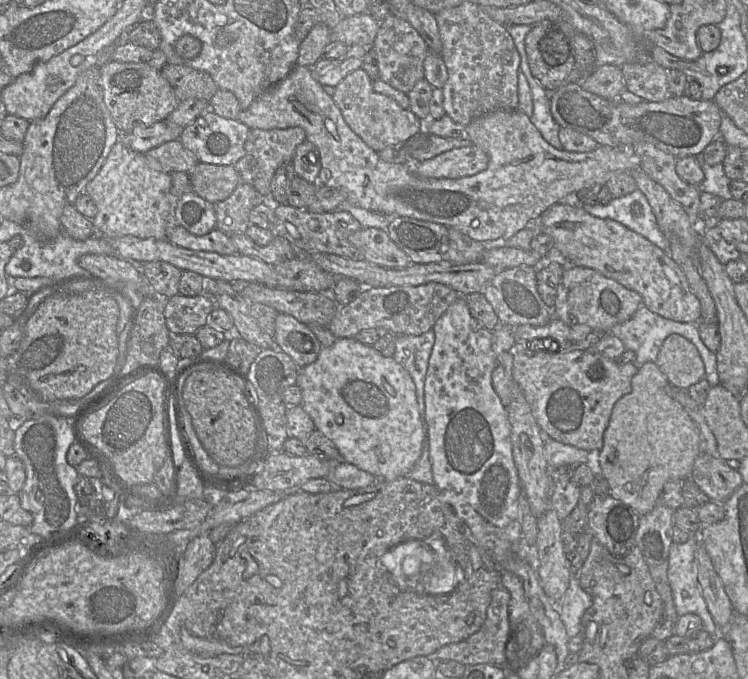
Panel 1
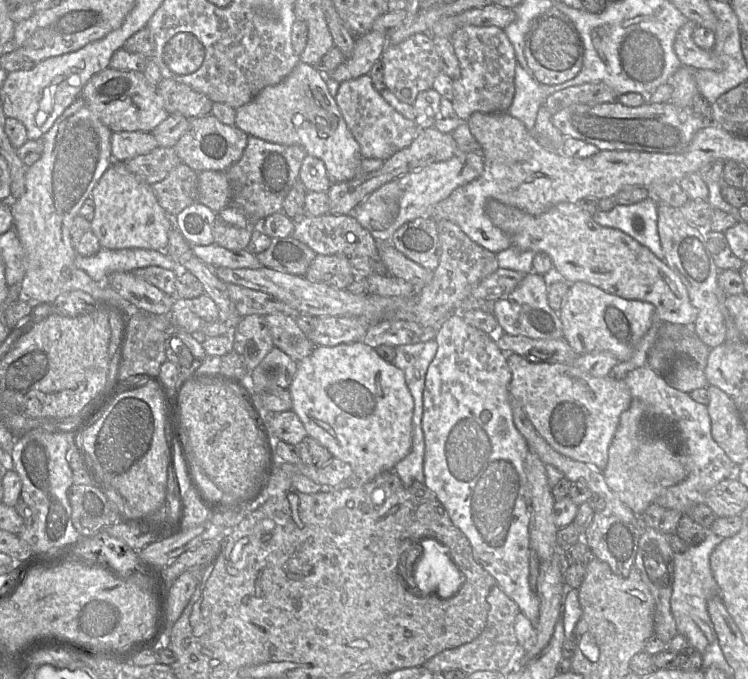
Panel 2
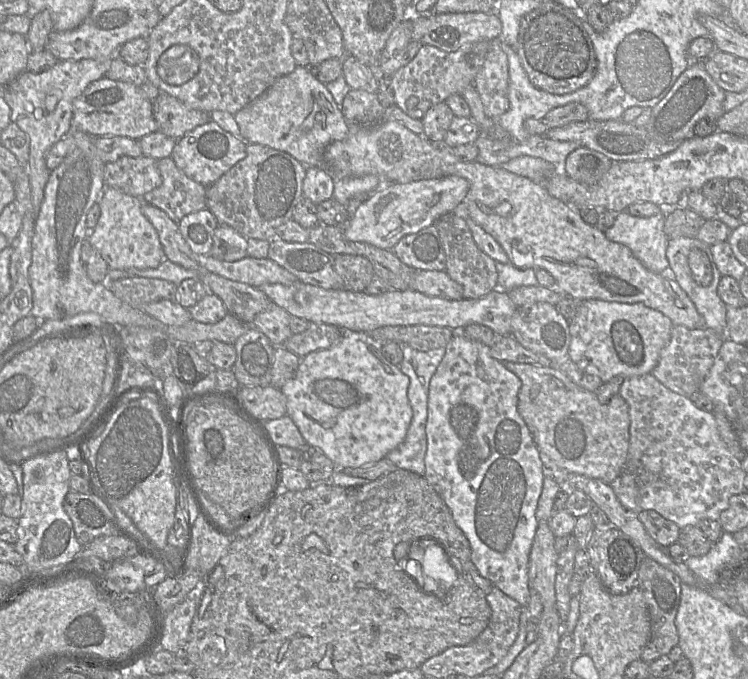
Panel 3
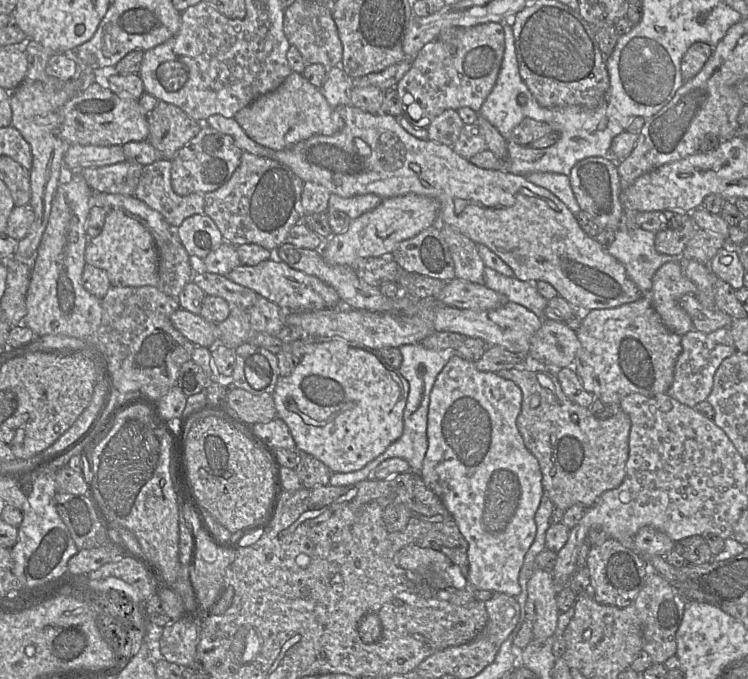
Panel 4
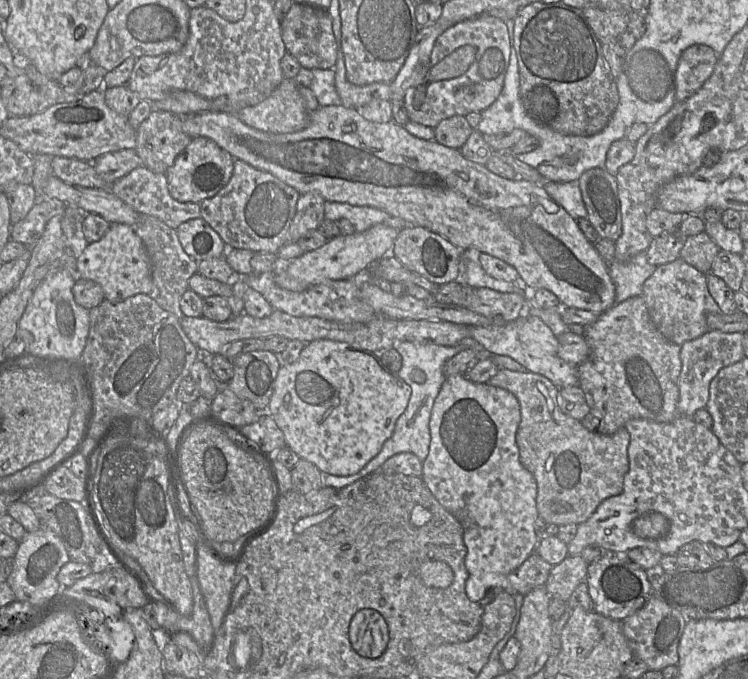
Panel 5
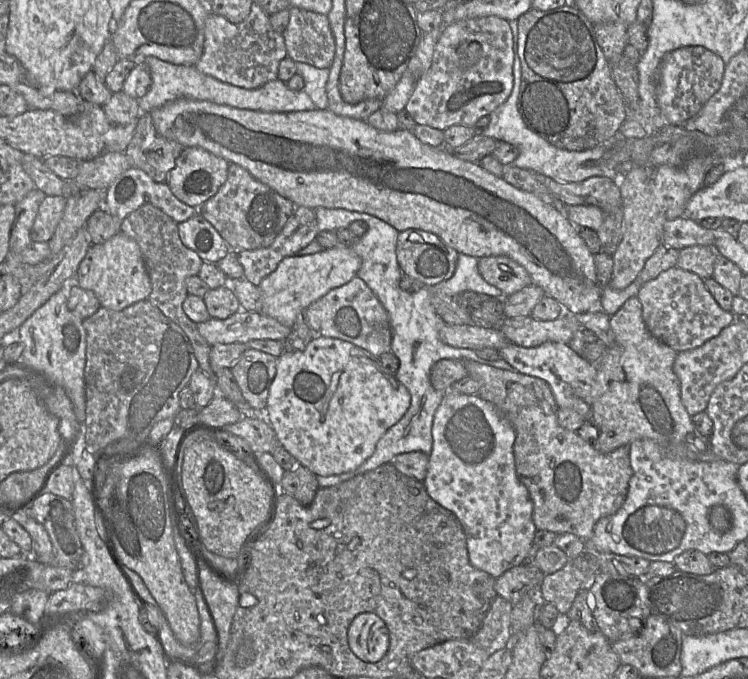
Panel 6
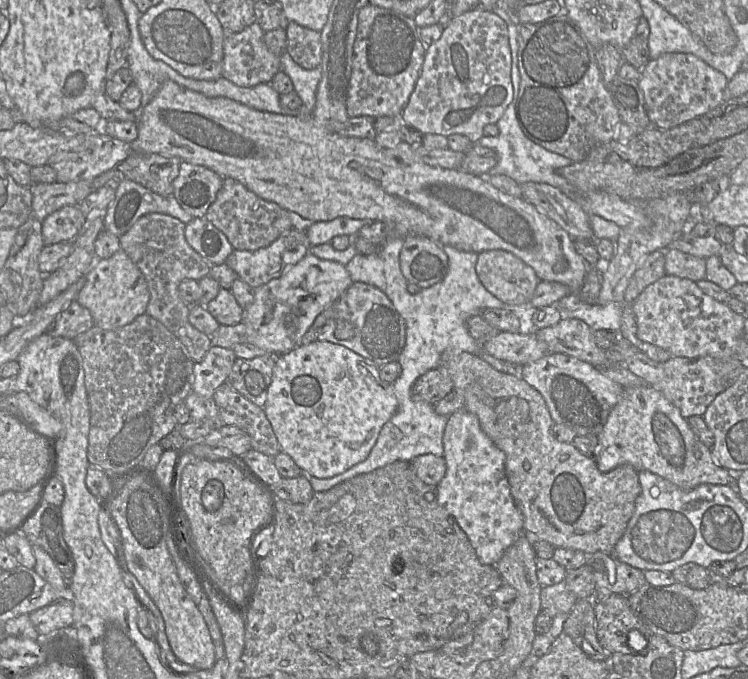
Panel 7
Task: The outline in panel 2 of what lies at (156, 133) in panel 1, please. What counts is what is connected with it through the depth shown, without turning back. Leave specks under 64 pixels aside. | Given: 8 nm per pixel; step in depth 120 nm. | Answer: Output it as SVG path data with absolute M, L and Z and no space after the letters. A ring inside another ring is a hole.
M144 131L112 132L110 143L112 159L118 162L125 162L158 147L153 134Z

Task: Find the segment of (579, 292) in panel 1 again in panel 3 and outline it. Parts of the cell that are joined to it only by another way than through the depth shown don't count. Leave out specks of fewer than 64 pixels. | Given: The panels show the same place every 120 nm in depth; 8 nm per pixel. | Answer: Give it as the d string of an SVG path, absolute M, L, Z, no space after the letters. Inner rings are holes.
M589 299L577 303L575 316L569 321L569 358L587 373L597 374L606 383L616 376L631 377L652 373L663 348L671 337L673 324L661 312L642 303L609 302Z

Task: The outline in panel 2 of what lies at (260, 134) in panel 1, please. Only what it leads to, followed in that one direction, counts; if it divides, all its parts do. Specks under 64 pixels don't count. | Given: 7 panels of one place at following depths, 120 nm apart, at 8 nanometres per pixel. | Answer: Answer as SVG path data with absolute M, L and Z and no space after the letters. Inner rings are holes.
M249 135L241 158L225 171L231 189L231 206L226 208L237 209L247 222L254 225L254 228L260 228L264 218L282 211L283 201L298 181L300 167L306 155L304 148L300 145L277 144Z

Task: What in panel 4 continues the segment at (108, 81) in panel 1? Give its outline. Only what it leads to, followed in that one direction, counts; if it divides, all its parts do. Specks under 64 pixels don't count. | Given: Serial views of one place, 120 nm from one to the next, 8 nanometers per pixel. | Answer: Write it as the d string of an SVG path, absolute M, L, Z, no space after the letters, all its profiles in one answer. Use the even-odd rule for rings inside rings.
M97 82L73 96L62 108L60 135L68 145L123 146L129 142L144 141L148 134L147 116L138 100L120 98Z

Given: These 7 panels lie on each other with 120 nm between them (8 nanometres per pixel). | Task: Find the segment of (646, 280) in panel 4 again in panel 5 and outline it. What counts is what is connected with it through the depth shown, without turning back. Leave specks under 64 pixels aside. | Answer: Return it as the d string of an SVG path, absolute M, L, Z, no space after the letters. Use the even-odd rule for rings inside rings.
M646 251L638 253L627 261L614 259L608 266L615 286L615 304L640 296L644 282L656 268L648 262Z

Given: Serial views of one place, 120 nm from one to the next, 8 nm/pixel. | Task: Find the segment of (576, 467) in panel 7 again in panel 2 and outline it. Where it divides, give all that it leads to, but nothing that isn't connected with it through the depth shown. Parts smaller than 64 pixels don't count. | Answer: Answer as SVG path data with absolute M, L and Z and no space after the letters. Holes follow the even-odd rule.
M507 354L511 371L509 393L523 406L529 420L539 435L561 455L603 471L608 461L608 449L618 426L620 415L632 402L631 392L624 379L610 375L594 377L571 364L530 362L524 356Z

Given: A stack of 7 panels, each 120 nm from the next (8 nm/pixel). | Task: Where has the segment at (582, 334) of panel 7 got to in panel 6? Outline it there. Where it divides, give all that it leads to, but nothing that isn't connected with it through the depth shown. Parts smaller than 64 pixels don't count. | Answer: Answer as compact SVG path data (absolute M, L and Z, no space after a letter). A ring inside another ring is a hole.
M564 313L555 320L541 321L534 318L507 318L500 327L500 332L509 342L521 347L536 347L546 342L568 344L580 330L577 315Z

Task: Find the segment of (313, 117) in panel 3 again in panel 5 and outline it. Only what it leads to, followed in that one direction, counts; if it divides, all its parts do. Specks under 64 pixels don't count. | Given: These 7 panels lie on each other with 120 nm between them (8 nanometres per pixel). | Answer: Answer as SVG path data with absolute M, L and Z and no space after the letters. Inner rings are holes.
M284 78L266 99L241 108L236 115L252 128L276 134L299 131L309 120L309 112L293 78Z

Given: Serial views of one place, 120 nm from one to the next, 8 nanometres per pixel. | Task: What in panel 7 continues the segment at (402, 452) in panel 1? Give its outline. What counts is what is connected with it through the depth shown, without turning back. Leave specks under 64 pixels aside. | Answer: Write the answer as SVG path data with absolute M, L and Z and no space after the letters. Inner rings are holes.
M316 340L307 345L300 345L286 354L276 355L275 357L276 363L273 369L272 381L268 389L264 411L281 445L282 452L288 454L295 461L303 474L312 475L320 479L332 478L364 461L375 445L382 427L395 414L398 408L398 402L392 384L385 383L380 378L380 367L345 346L320 340Z

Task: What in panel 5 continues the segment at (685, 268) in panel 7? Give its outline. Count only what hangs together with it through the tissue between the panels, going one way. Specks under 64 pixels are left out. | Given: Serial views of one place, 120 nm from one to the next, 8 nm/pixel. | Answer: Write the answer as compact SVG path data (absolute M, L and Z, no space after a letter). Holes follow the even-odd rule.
M703 231L686 238L680 251L680 258L703 273L710 273L715 257L720 248Z

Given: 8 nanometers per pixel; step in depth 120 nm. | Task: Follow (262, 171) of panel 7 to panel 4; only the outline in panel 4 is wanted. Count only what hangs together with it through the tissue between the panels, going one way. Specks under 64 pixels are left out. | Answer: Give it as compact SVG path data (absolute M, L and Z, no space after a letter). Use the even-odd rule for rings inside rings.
M351 104L338 105L334 107L334 112L344 123L336 134L314 135L283 150L273 150L257 144L234 118L215 114L203 124L232 137L235 145L243 152L276 160L290 168L303 182L320 184L340 197L372 193L386 199L414 193L435 198L440 203L439 224L453 226L476 244L487 246L511 267L516 278L529 282L548 282L558 295L580 311L614 308L635 302L644 296L628 277L625 267L609 254L607 248L582 230L576 216L549 190L533 184L523 175L515 175L503 169L479 168L448 145L430 139L418 139L390 114L371 114Z

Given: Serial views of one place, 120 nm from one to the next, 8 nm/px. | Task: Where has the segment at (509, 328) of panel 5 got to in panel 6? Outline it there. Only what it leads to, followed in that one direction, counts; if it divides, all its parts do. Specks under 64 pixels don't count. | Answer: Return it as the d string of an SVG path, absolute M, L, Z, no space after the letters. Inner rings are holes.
M508 342L499 354L515 371L544 380L550 387L559 408L572 409L582 416L590 417L596 398L596 366L576 354L568 344L546 342L536 347L521 347Z

